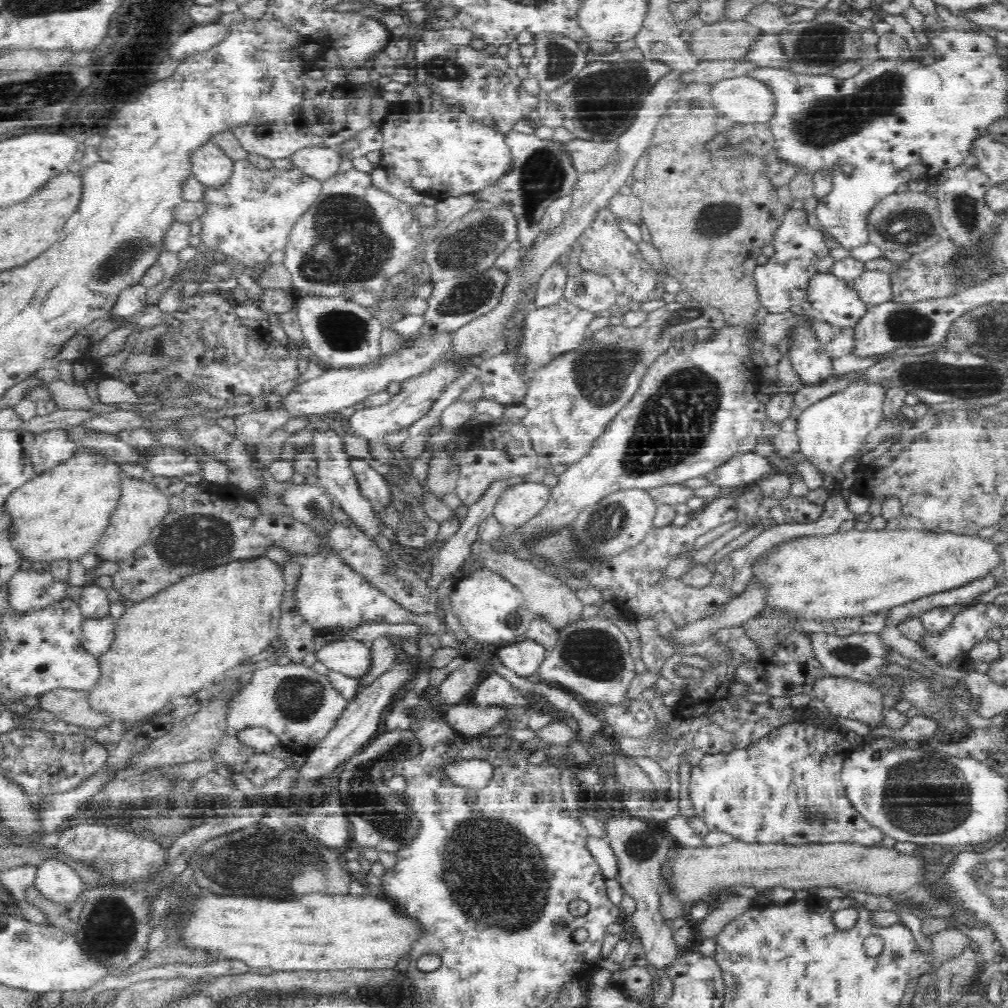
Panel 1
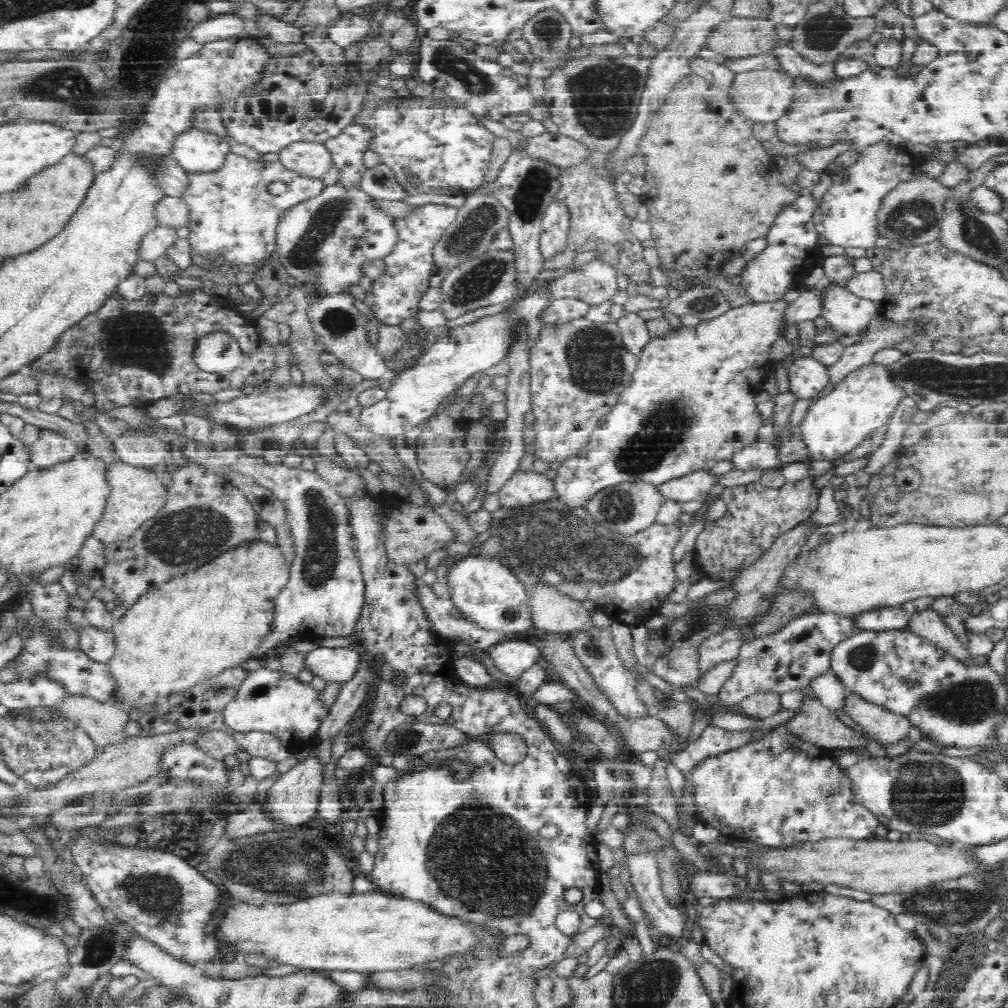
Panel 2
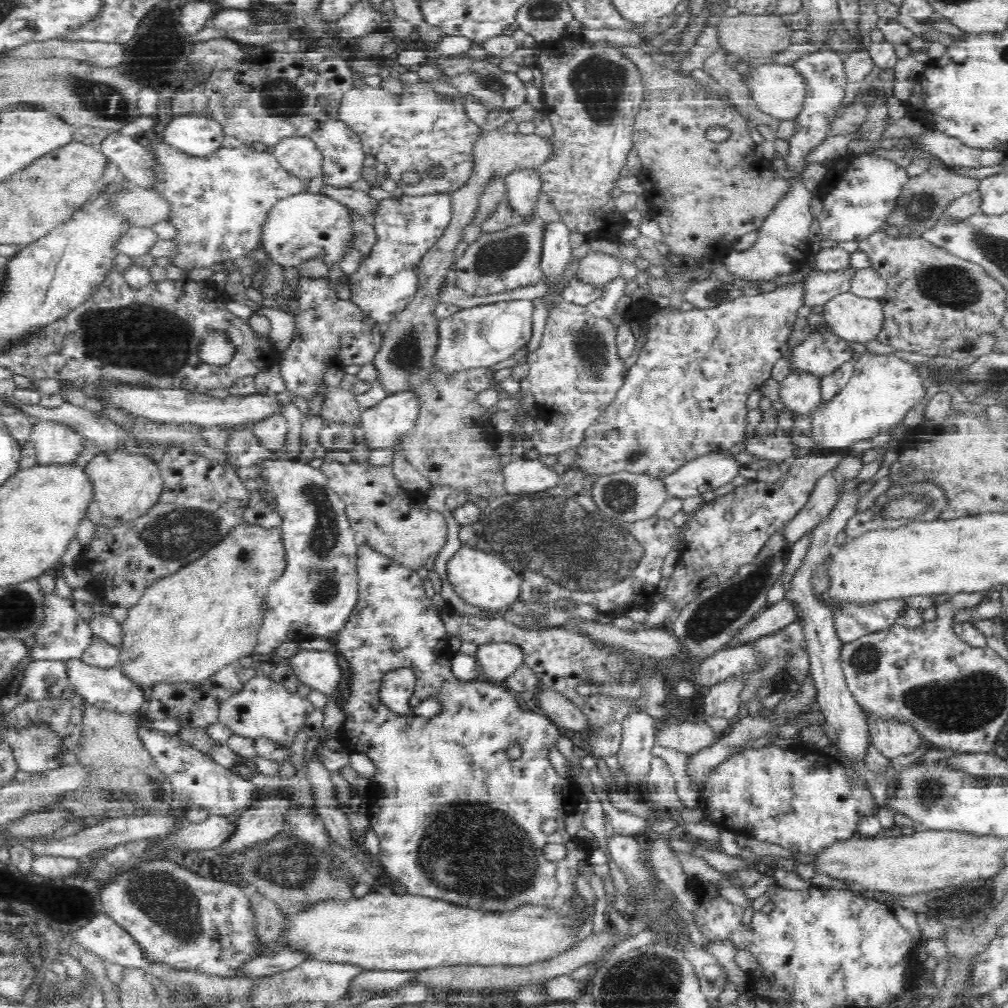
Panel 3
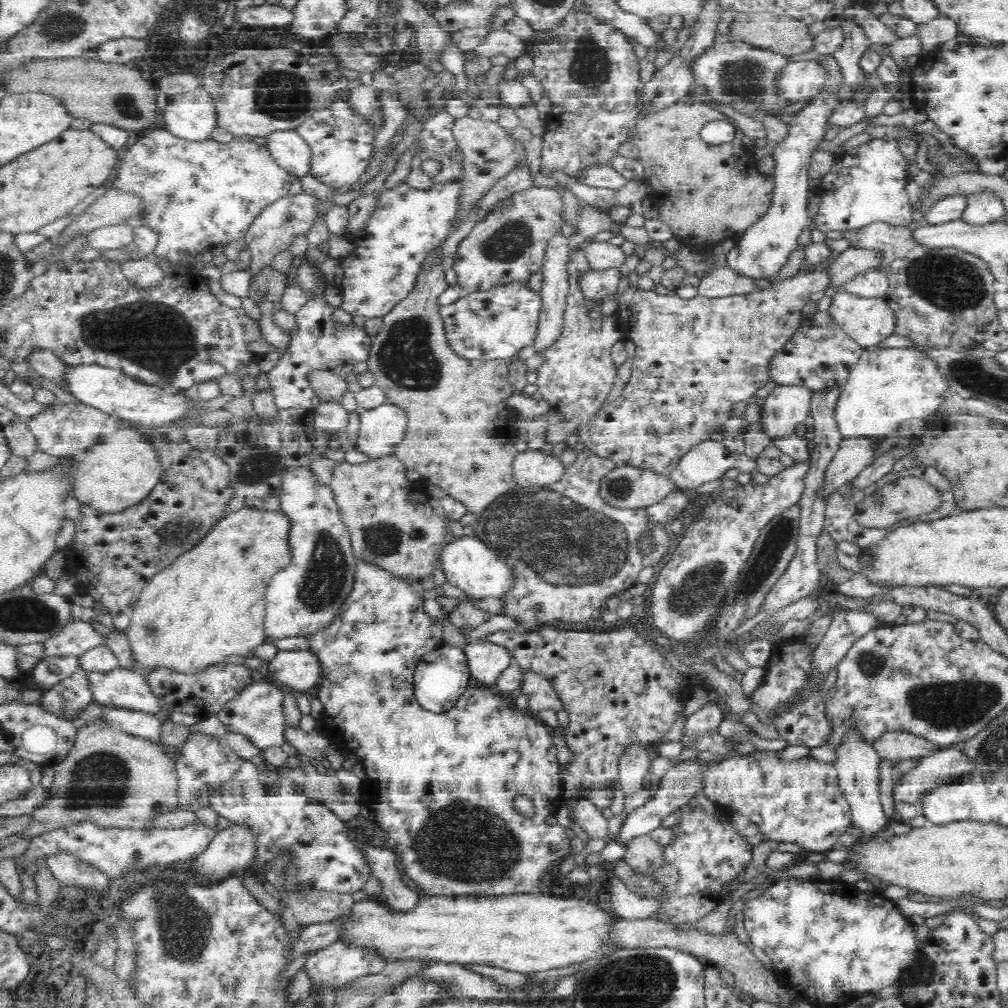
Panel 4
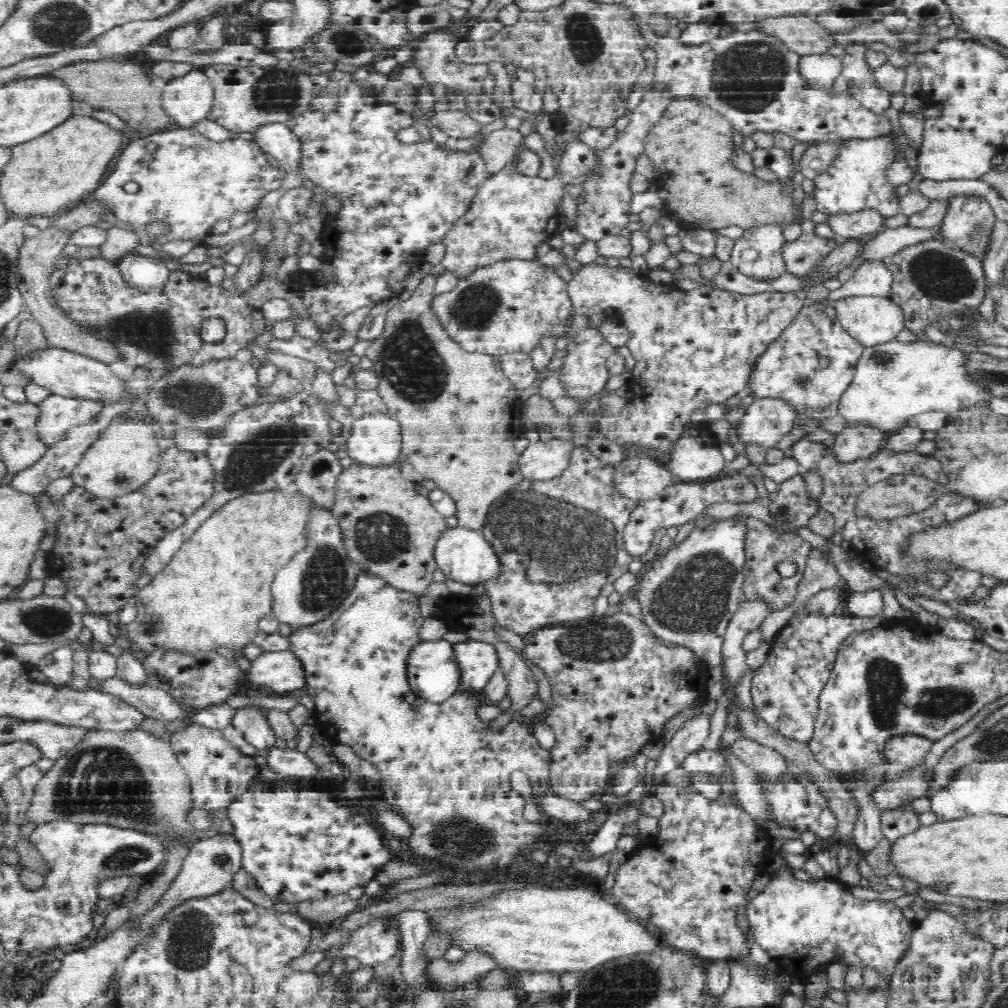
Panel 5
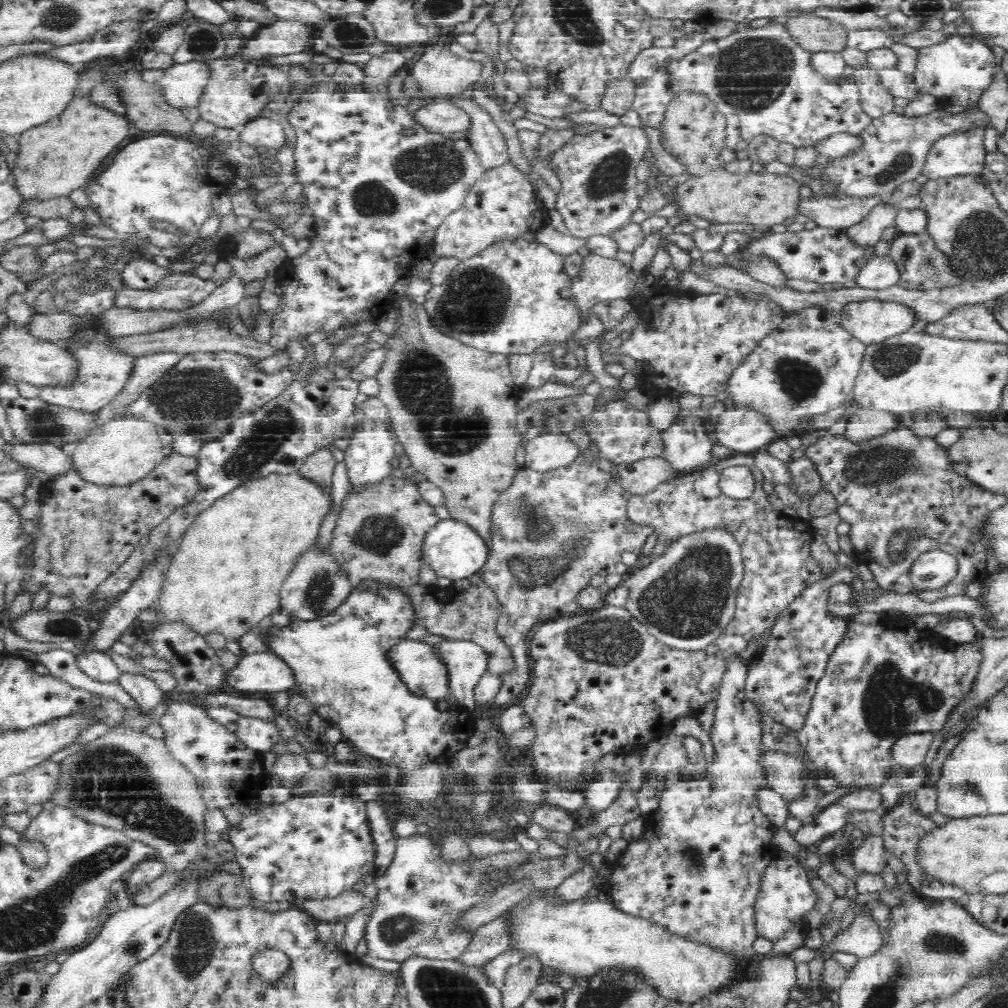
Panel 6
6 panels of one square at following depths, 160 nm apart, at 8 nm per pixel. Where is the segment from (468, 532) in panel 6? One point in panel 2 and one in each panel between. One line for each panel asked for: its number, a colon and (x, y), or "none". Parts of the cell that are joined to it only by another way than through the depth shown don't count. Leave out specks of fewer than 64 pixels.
2: (488, 594)
3: (481, 579)
4: (468, 564)
5: (465, 556)

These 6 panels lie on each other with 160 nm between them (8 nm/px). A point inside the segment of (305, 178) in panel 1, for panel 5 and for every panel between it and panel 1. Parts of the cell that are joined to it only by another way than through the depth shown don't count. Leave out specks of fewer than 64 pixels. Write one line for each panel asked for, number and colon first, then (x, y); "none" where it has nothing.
2: (232, 211)
3: (225, 199)
4: (201, 198)
5: (190, 183)

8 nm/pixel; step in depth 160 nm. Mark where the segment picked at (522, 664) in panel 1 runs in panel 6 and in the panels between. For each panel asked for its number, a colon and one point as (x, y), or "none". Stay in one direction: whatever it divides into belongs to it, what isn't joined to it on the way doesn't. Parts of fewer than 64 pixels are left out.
2: (513, 657)
3: (499, 660)
4: (487, 661)
5: (478, 660)
6: (468, 662)

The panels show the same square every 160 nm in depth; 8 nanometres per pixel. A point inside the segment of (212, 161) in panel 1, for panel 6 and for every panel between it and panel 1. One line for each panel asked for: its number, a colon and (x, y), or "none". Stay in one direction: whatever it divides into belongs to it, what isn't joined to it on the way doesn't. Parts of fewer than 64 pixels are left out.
2: (198, 152)
3: (198, 136)
4: (192, 117)
5: (188, 100)
6: (182, 86)

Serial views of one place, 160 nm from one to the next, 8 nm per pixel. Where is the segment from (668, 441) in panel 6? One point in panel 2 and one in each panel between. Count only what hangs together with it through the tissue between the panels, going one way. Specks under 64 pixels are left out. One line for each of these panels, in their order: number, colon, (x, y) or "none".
2: (693, 486)
3: (701, 475)
4: (710, 461)
5: (693, 461)

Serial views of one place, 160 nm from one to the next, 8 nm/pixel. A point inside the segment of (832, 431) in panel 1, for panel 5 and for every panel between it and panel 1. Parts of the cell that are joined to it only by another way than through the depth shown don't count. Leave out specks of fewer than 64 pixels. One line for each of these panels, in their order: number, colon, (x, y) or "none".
2: (838, 424)
3: (883, 389)
4: (886, 387)
5: (893, 381)

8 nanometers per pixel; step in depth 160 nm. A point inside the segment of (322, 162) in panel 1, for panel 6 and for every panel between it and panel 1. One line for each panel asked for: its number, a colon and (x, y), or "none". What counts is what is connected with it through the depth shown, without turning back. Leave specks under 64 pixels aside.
2: (309, 159)
3: (300, 156)
4: (293, 153)
5: (277, 140)
6: (266, 132)

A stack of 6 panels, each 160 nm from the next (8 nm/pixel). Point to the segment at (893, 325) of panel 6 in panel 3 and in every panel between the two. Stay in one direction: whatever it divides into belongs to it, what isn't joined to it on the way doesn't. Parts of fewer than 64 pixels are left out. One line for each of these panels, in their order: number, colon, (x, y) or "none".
3: (851, 318)
4: (867, 321)
5: (872, 320)

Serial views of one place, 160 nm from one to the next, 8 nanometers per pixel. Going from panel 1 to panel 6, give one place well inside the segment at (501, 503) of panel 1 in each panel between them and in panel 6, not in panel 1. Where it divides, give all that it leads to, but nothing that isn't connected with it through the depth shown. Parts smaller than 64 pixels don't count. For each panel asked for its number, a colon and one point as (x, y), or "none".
2: (524, 489)
3: (521, 476)
4: (530, 468)
5: (541, 461)
6: (547, 452)

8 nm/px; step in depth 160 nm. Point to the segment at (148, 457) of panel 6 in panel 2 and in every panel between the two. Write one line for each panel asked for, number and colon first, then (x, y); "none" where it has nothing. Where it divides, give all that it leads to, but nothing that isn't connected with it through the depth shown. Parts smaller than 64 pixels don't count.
2: (137, 496)
3: (127, 485)
4: (120, 472)
5: (126, 455)

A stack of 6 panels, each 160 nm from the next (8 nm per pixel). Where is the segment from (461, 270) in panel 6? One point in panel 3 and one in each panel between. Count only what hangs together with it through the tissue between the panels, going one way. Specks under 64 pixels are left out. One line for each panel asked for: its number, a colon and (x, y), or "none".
3: (478, 337)
4: (487, 326)
5: (509, 306)

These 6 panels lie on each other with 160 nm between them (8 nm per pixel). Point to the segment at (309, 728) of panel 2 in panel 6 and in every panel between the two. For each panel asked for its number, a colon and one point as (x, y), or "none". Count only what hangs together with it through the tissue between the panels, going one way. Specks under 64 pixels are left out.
3: (263, 707)
4: (258, 712)
5: (252, 720)
6: (258, 735)

